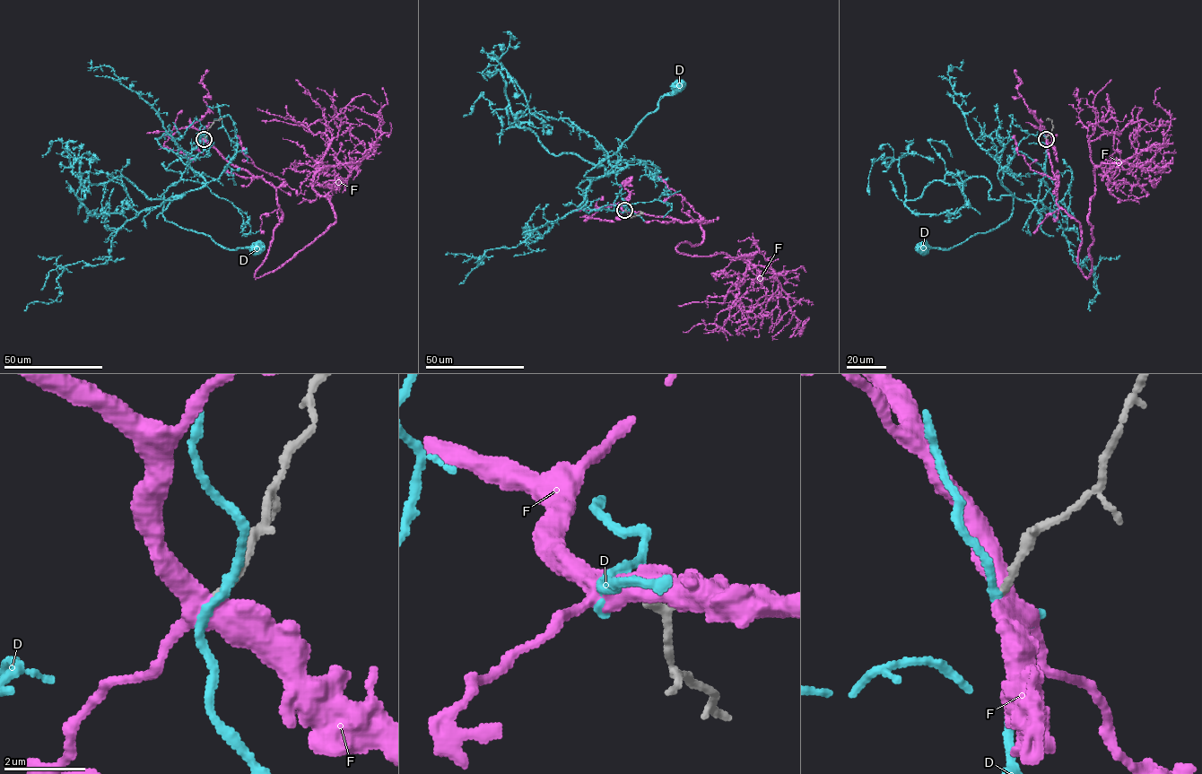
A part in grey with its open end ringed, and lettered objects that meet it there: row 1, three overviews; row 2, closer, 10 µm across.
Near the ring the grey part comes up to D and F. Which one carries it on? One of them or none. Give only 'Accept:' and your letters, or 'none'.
Accept: none

